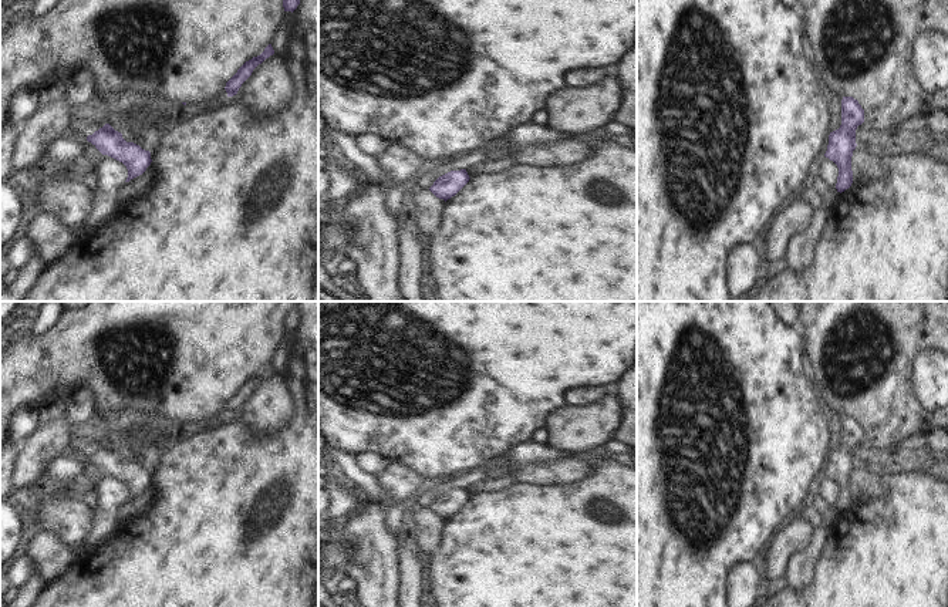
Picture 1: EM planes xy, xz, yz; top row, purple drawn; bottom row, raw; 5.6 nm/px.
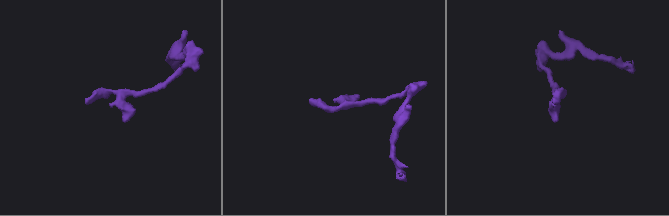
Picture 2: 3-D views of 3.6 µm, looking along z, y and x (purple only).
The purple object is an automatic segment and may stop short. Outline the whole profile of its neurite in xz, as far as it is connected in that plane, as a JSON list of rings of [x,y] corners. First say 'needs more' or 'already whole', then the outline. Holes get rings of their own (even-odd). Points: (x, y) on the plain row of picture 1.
already whole | [[[466,488],[460,489],[451,489],[442,495],[439,495],[433,503],[429,506],[429,509],[439,517],[443,517],[445,520],[455,515],[468,500],[469,493]]]

